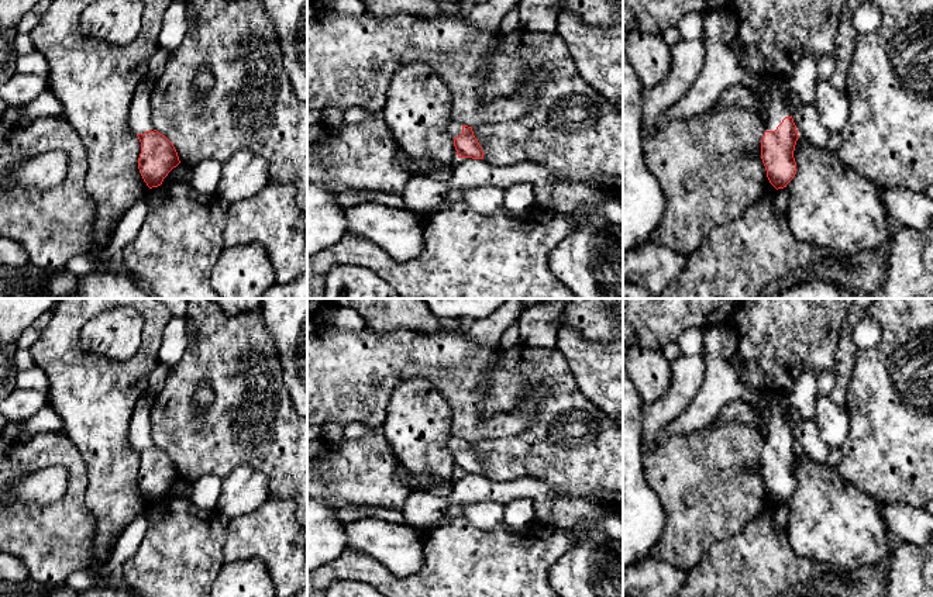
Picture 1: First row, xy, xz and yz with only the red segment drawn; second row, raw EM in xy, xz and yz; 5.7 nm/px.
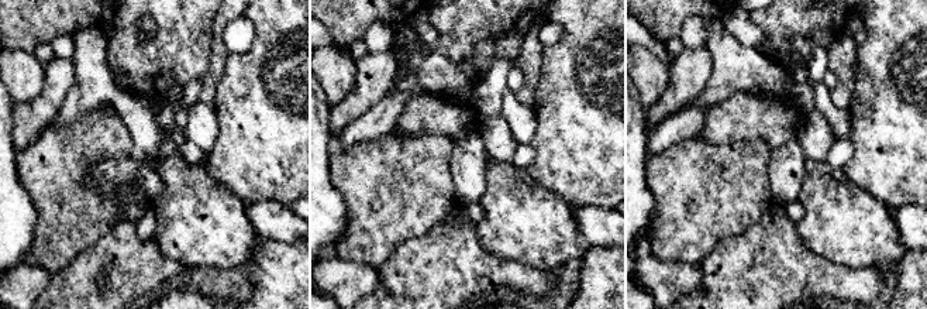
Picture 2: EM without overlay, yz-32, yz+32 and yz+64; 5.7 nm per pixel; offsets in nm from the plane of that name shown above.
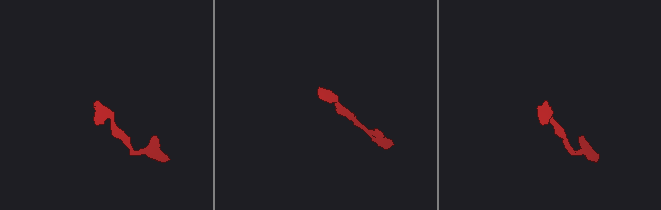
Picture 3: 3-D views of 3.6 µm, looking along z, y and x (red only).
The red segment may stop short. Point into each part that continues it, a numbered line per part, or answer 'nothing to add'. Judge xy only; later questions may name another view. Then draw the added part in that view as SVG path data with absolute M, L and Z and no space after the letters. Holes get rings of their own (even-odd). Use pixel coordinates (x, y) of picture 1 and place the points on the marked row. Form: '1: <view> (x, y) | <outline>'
1: xy (140, 120) | M141 82L132 96L128 121L134 134L154 131L149 104L151 83Z

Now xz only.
1: xz (454, 128) | M451 122L448 125L448 134L452 137L452 138L457 138L462 134L462 124L458 124L458 122Z

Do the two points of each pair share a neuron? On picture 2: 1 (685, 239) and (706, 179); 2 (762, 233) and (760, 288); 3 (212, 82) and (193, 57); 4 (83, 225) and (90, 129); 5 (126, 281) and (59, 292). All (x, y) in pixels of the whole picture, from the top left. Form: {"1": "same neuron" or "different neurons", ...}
{"1": "same neuron", "2": "same neuron", "3": "different neurons", "4": "same neuron", "5": "same neuron"}

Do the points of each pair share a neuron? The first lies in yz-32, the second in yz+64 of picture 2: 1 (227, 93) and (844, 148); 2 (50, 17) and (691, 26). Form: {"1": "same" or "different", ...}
{"1": "different", "2": "different"}

